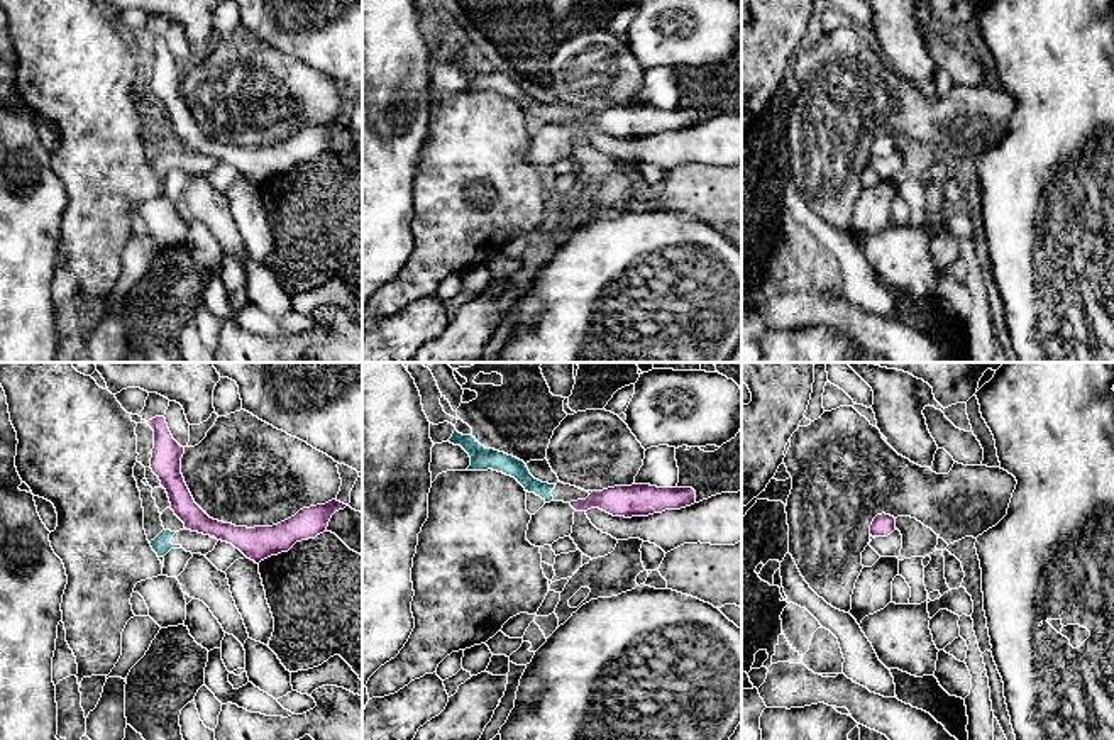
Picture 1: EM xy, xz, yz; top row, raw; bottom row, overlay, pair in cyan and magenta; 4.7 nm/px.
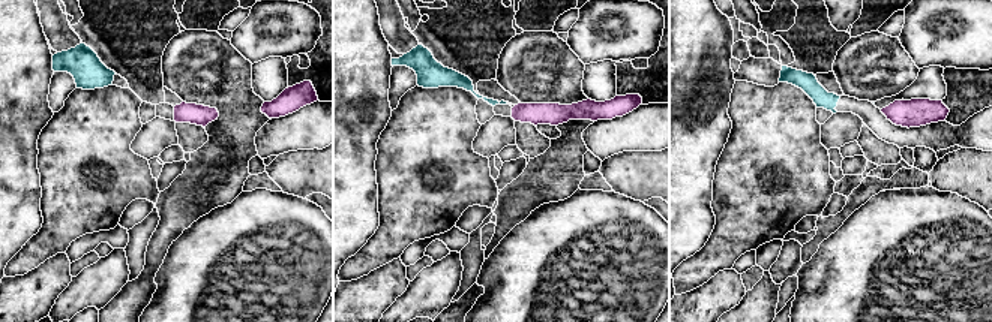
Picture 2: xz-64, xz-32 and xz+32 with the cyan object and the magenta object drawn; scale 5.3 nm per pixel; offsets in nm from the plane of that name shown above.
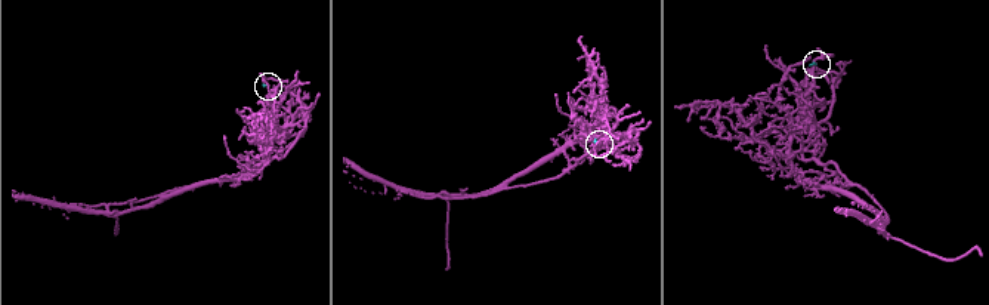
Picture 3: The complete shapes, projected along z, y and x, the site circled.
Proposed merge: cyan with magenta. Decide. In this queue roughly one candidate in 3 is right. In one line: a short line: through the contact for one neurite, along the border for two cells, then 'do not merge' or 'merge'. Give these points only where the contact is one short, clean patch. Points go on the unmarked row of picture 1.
yz (871, 154), (874, 158) | do not merge

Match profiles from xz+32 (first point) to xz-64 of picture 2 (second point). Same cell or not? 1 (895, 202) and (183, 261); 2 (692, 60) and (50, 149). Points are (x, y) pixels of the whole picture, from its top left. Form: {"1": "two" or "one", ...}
{"1": "one", "2": "two"}

